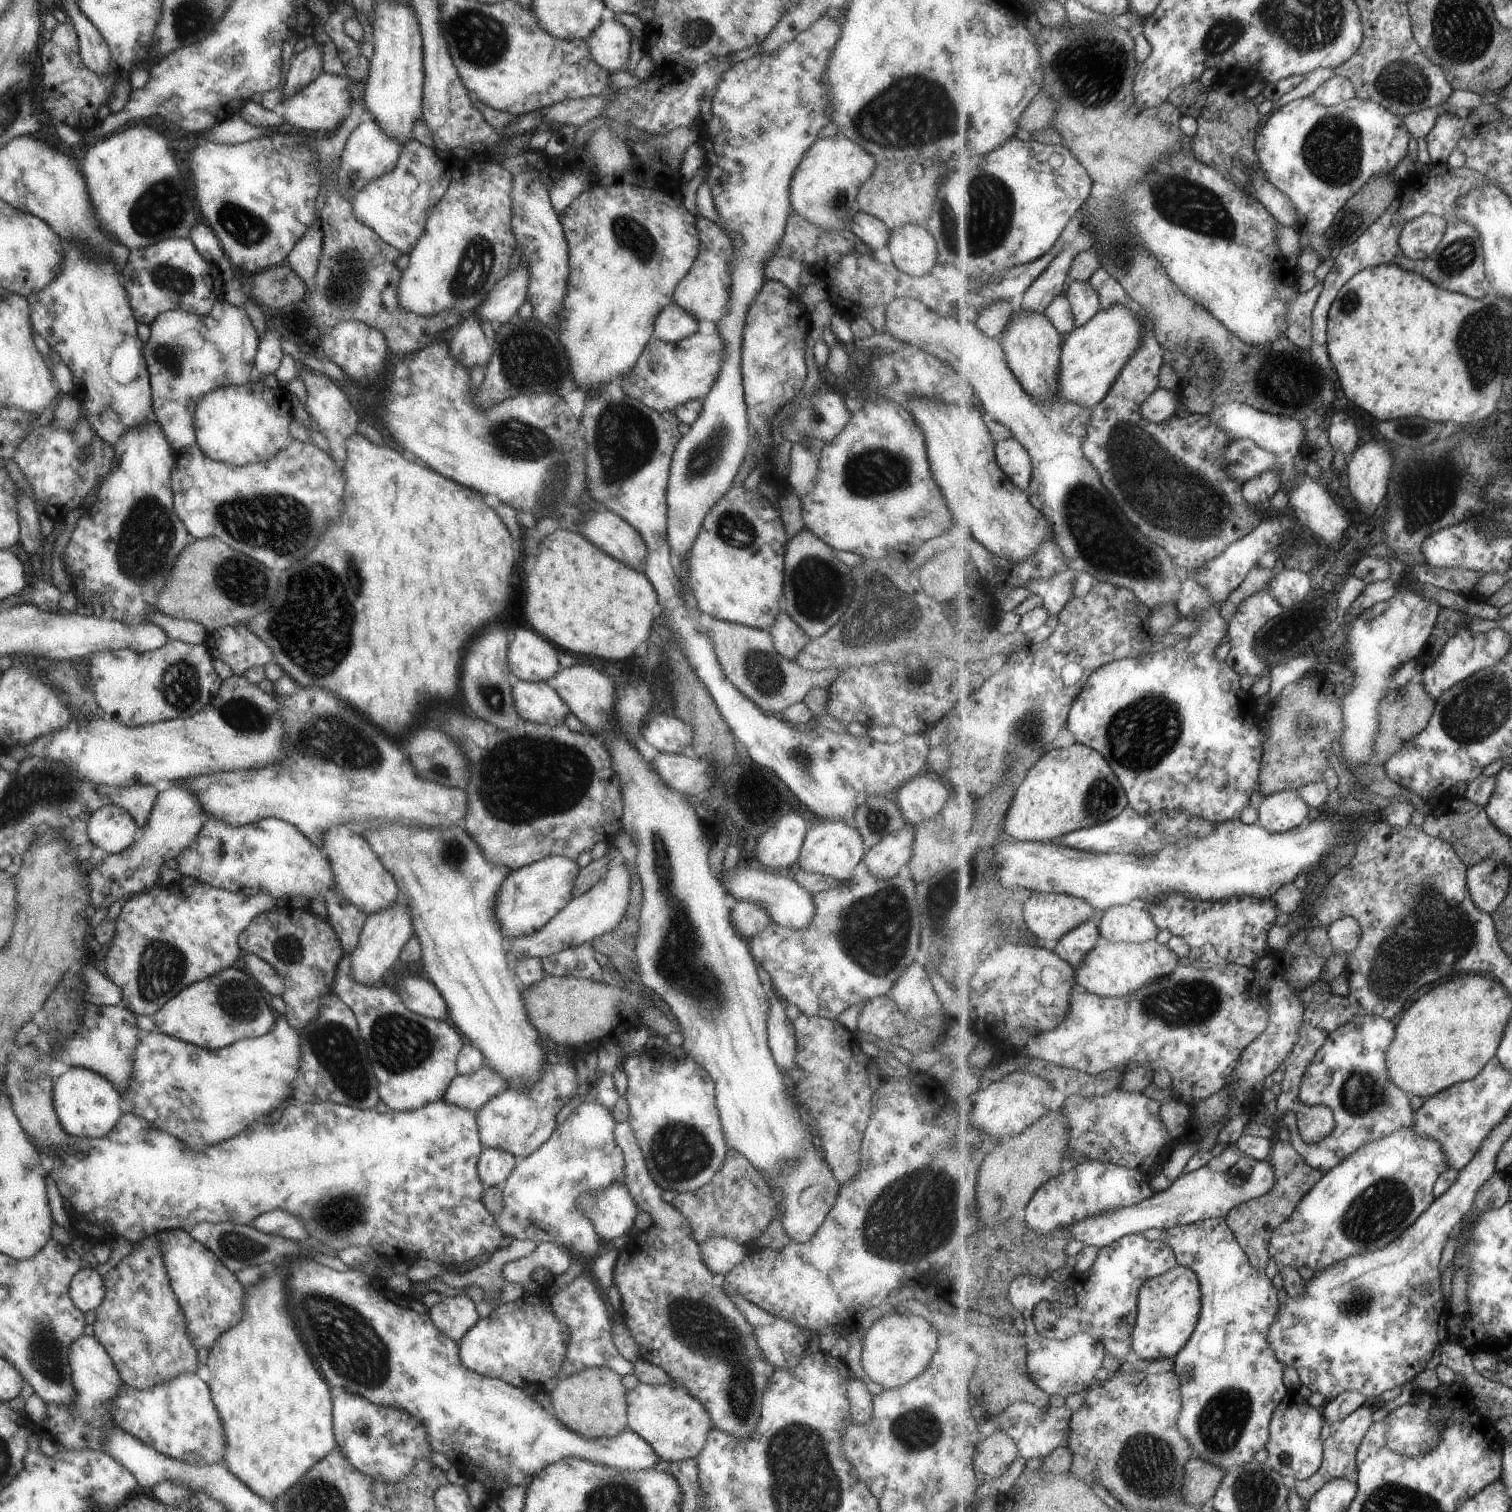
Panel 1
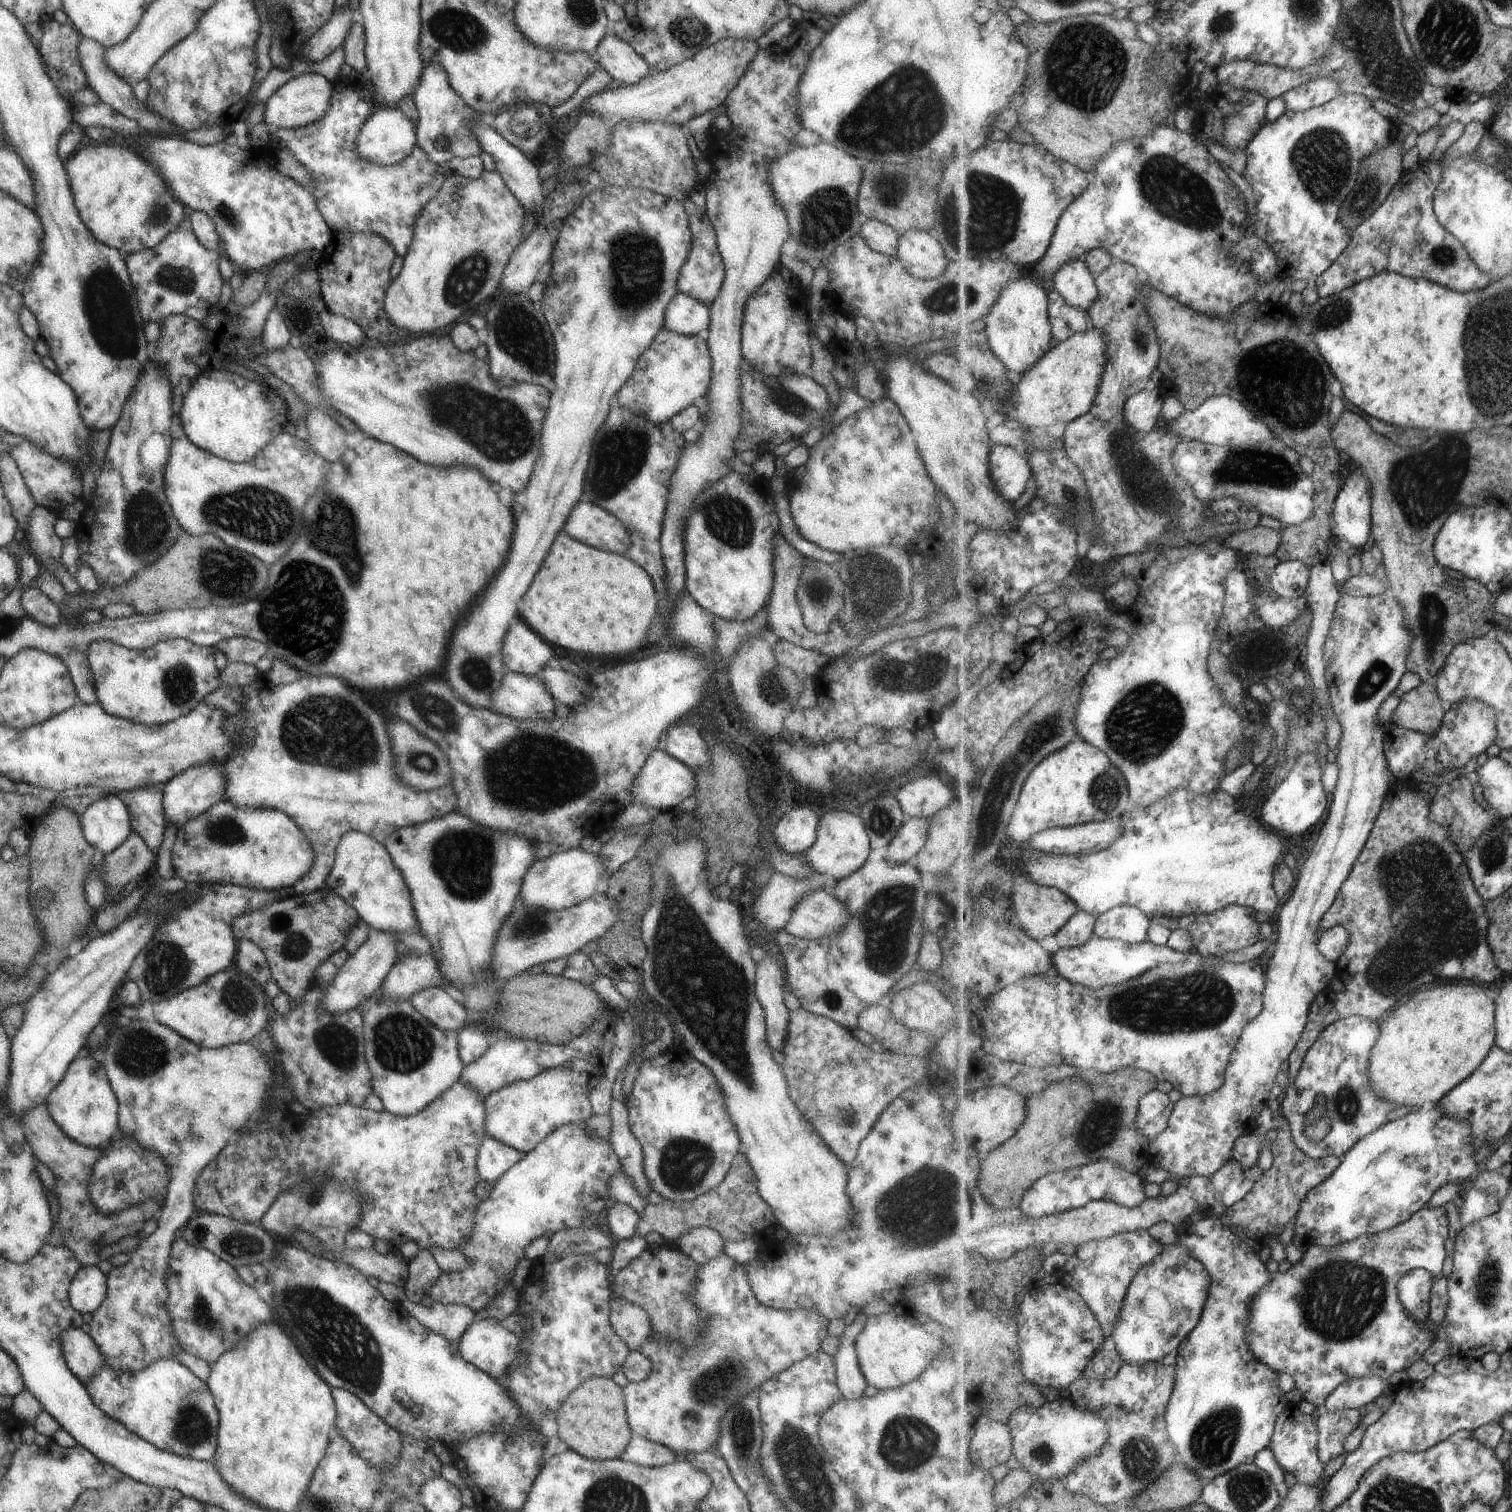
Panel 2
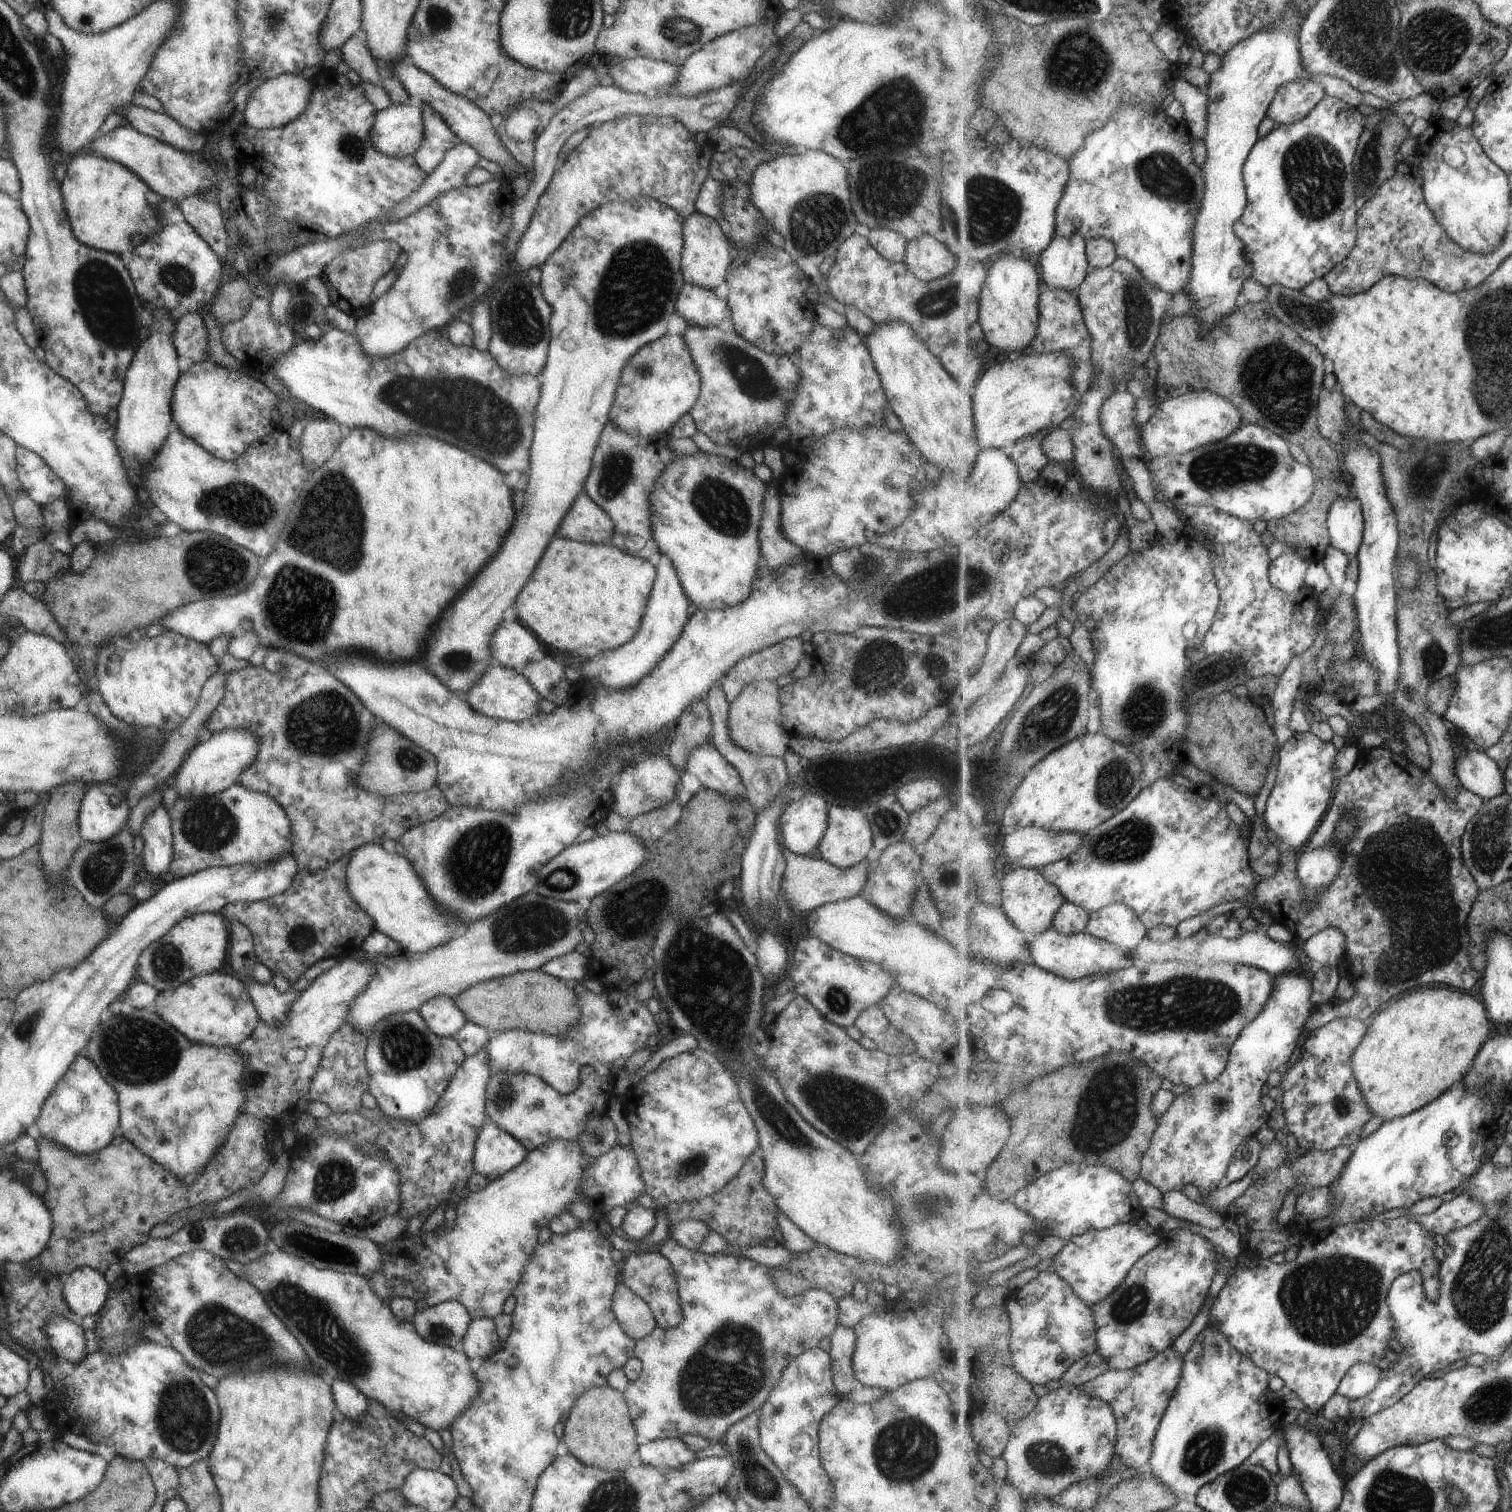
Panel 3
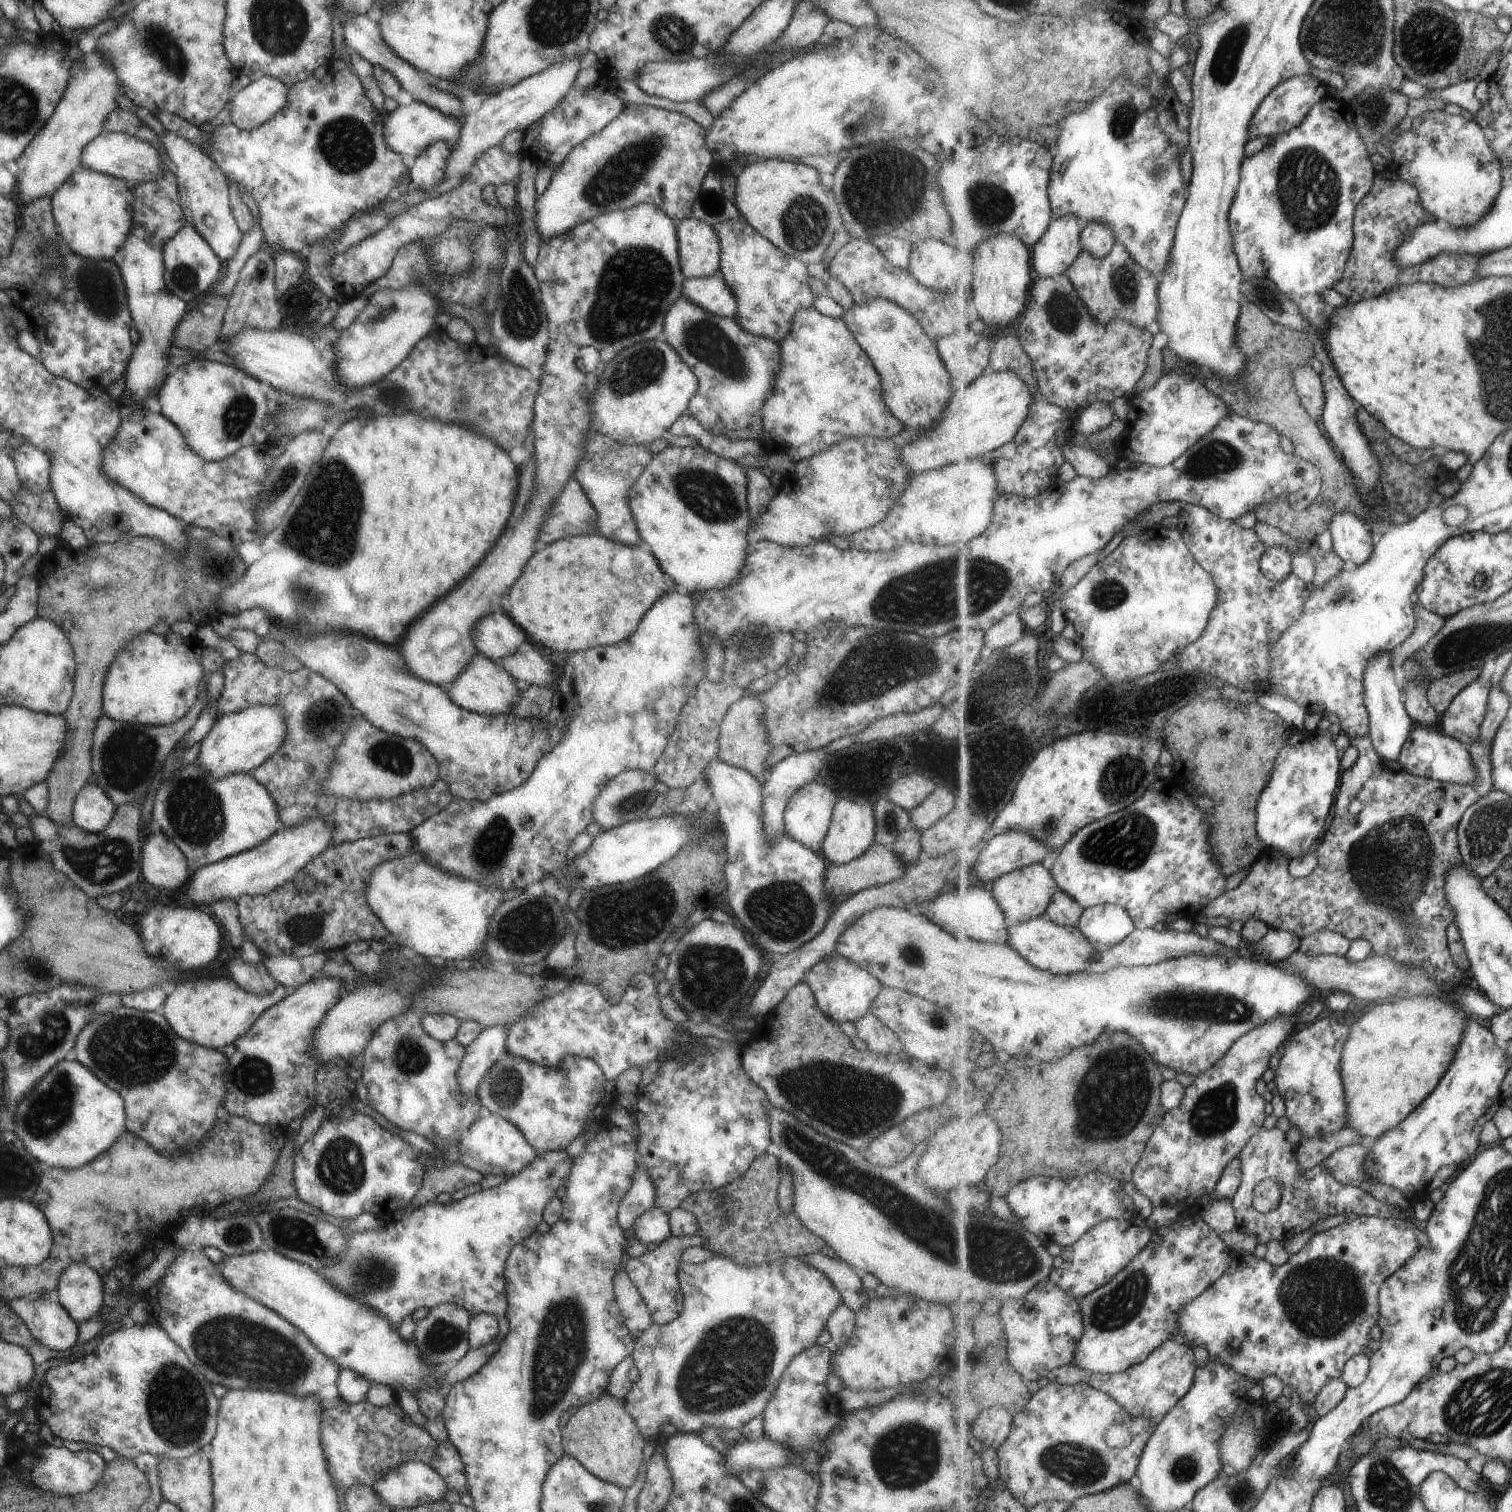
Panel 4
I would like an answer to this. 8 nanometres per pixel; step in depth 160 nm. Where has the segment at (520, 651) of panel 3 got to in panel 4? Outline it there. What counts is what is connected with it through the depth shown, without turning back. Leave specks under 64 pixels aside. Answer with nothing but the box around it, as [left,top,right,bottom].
[471,611,527,663]

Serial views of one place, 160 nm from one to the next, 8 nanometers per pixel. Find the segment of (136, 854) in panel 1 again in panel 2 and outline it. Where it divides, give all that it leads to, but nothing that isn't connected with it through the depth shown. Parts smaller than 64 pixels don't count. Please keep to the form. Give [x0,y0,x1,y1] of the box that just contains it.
[161,761,226,830]

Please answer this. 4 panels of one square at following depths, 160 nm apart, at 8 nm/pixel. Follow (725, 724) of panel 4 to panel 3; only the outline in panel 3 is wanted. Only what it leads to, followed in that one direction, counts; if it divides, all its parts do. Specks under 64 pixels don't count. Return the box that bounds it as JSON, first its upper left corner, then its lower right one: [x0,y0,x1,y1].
[727,680,790,757]

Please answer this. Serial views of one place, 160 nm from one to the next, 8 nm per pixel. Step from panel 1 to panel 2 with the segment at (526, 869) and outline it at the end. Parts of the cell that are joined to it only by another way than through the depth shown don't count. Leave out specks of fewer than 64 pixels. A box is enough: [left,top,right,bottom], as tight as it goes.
[518,846,604,911]

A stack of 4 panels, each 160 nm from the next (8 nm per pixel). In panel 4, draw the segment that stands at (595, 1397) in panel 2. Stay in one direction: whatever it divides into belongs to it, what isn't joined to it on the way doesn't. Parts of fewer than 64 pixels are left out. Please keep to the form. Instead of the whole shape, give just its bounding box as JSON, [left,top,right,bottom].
[560,1394,647,1490]

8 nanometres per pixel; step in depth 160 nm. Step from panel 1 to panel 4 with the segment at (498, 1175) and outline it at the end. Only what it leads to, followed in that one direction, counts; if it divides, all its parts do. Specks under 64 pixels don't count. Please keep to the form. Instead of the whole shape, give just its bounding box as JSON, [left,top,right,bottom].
[456,1112,539,1177]

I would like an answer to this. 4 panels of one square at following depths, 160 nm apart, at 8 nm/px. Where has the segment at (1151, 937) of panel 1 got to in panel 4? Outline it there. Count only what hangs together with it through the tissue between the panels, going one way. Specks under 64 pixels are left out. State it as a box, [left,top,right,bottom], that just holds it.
[1077,904,1136,948]

